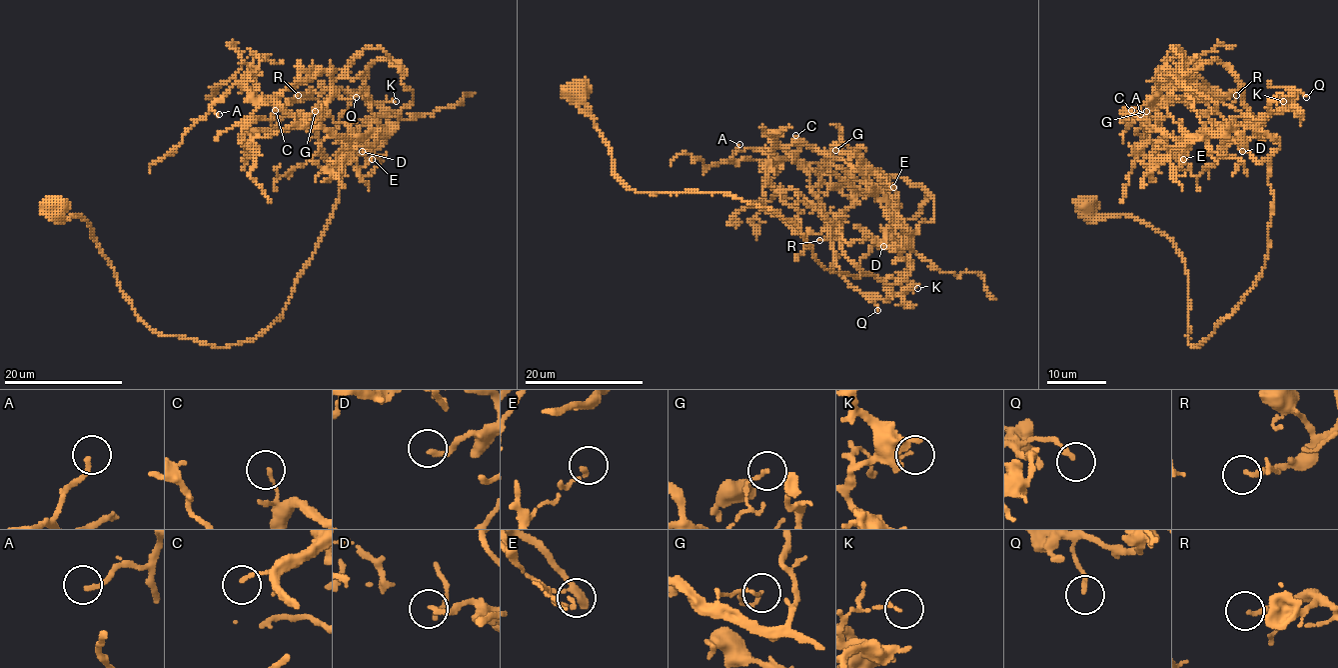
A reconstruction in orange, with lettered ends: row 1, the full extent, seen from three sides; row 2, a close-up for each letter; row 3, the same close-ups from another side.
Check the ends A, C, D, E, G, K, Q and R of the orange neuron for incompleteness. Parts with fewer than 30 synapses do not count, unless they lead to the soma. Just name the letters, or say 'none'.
R

